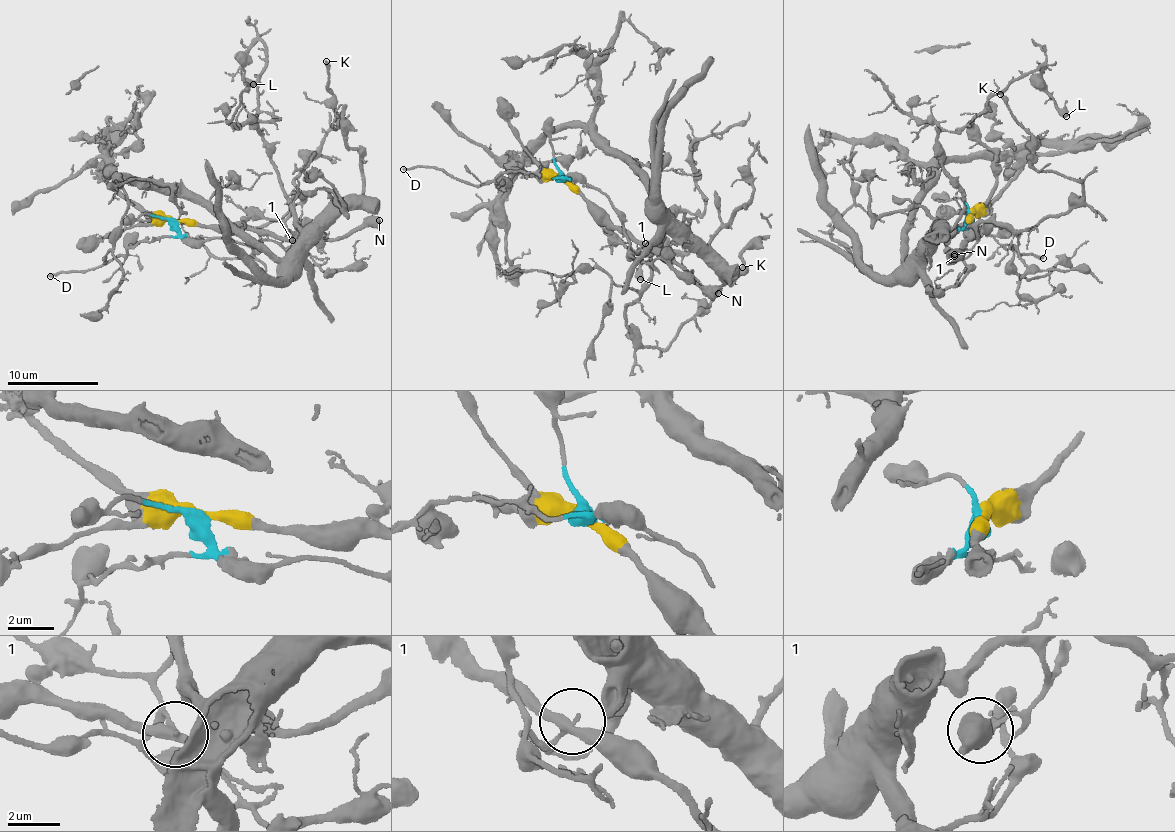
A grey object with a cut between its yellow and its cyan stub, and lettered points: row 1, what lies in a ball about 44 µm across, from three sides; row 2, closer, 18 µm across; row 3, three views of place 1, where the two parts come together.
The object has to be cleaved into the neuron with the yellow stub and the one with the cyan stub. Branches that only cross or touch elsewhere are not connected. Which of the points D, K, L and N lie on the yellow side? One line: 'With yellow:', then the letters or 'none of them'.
With yellow: N

